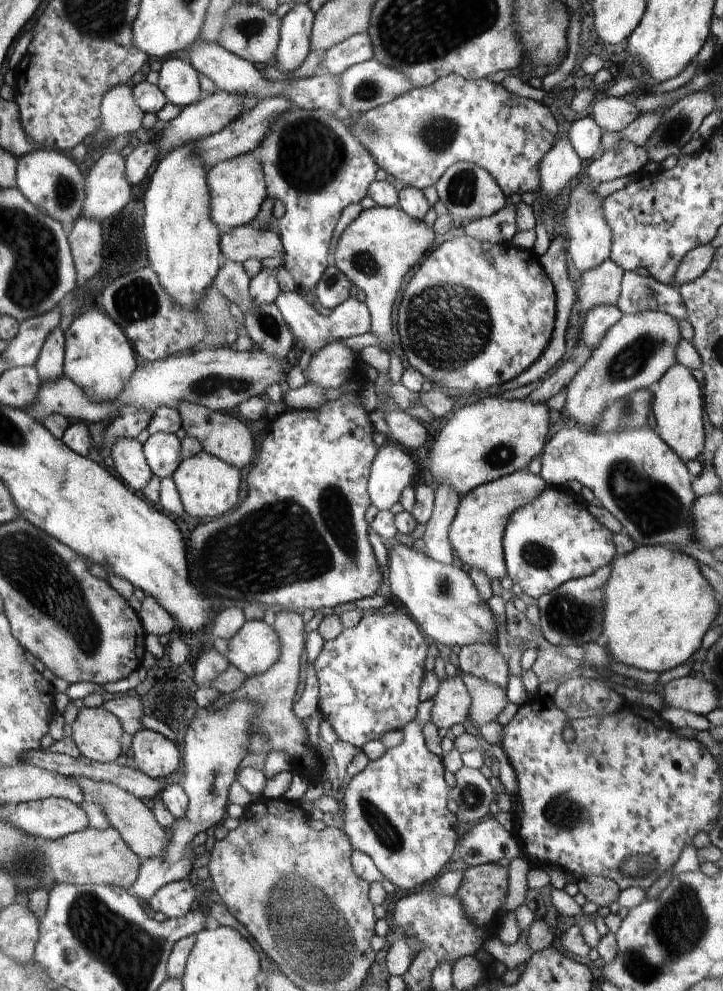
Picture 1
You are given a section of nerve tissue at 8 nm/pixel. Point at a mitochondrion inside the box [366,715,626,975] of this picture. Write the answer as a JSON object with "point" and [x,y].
{"point":[565,812]}

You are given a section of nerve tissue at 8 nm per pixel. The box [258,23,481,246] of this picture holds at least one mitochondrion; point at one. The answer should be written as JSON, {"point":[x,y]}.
{"point":[310,154]}

